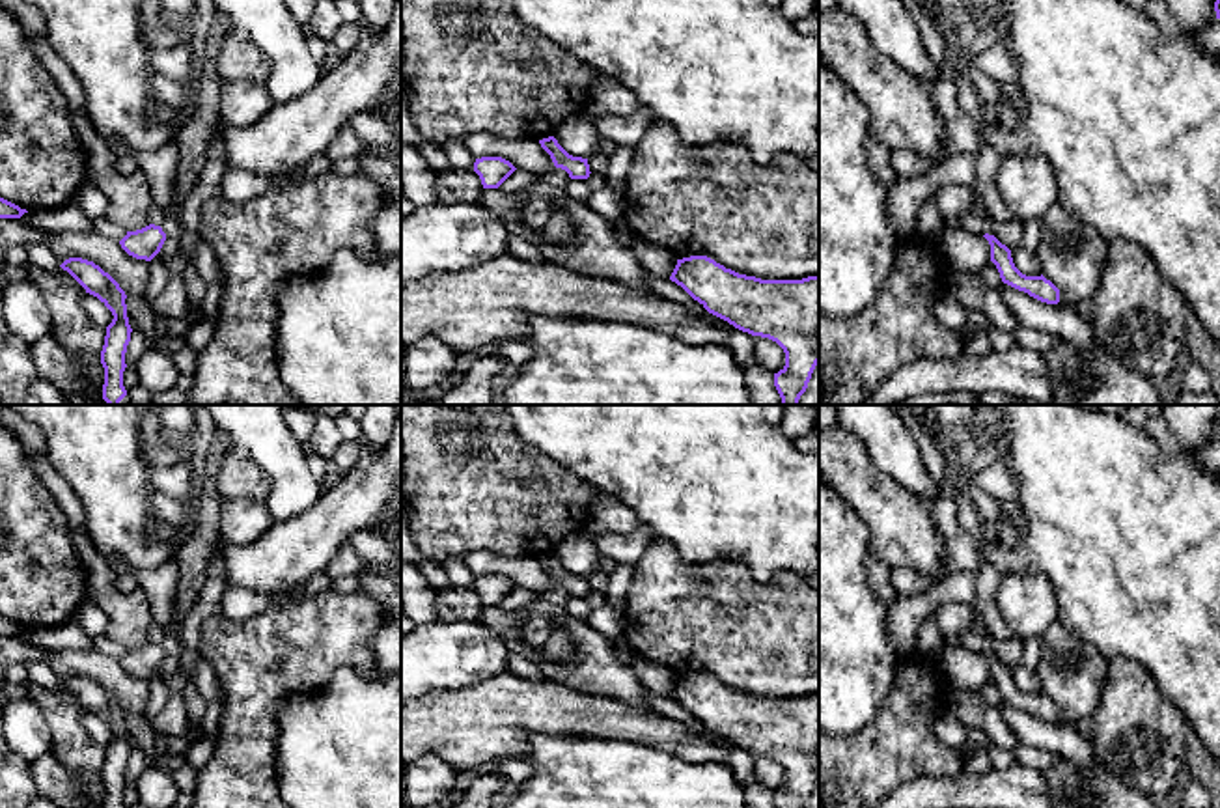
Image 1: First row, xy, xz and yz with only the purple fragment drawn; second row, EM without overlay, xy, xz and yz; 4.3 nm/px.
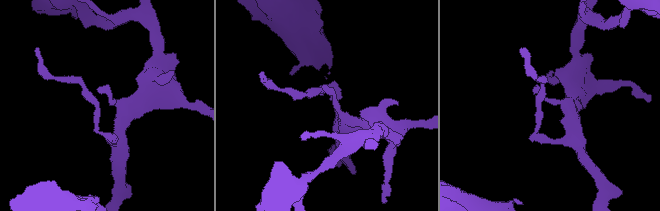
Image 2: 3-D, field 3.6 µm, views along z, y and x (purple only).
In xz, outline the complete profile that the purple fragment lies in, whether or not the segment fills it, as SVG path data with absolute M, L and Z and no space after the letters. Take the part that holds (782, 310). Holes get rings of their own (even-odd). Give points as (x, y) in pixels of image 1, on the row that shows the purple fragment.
M707 256L677 259L670 276L709 313L752 336L776 341L785 353L785 366L774 373L782 405L798 405L819 364L819 274L802 280L761 280L739 274Z

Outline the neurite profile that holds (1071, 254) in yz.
M1058 202L1041 218L1041 241L1033 256L1041 274L1060 289L1058 304L1088 306L1106 252L1108 241Z

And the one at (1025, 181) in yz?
M1037 151L1004 157L996 187L1007 209L1020 222L1041 220L1058 202L1052 168Z

